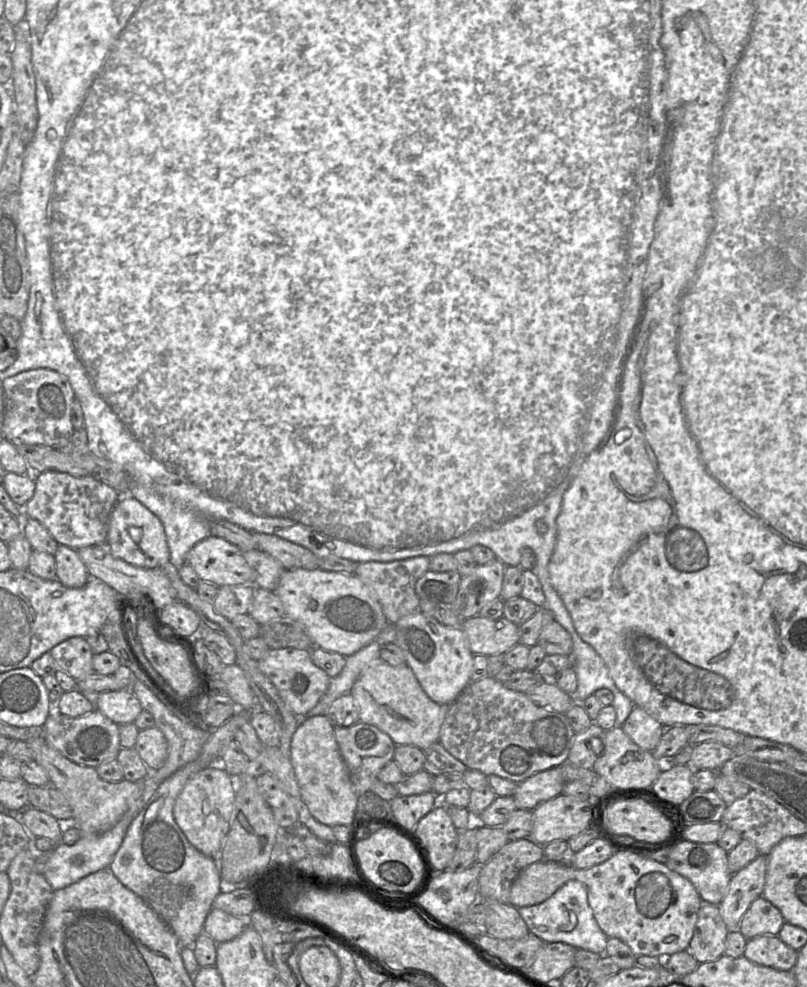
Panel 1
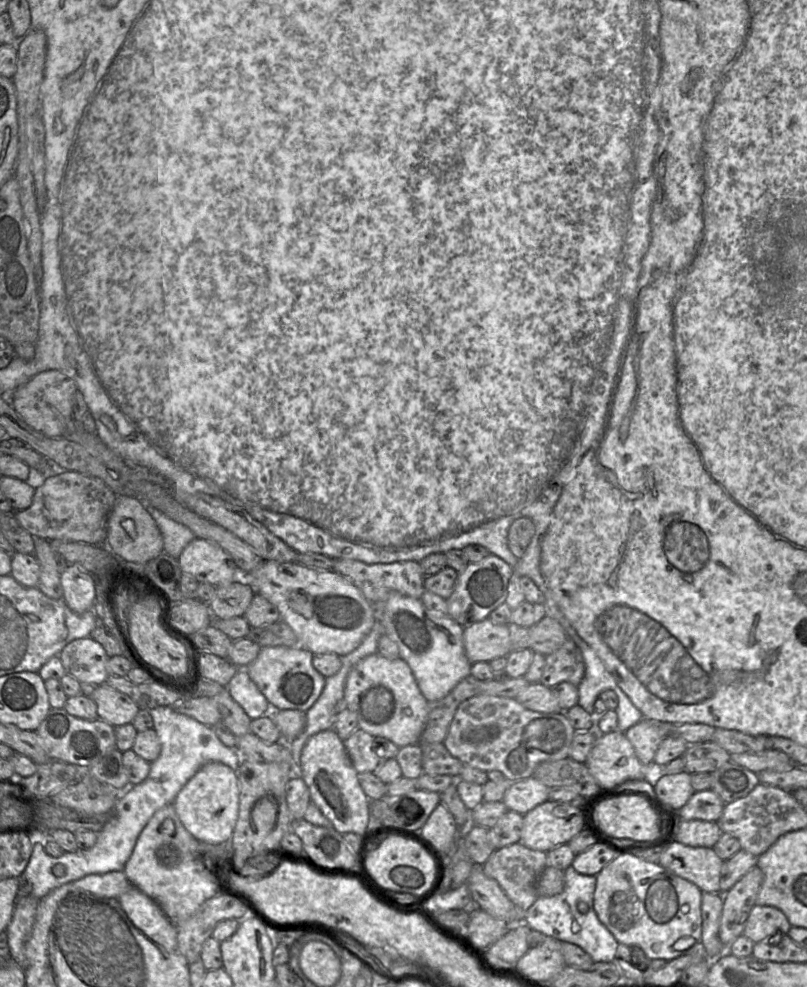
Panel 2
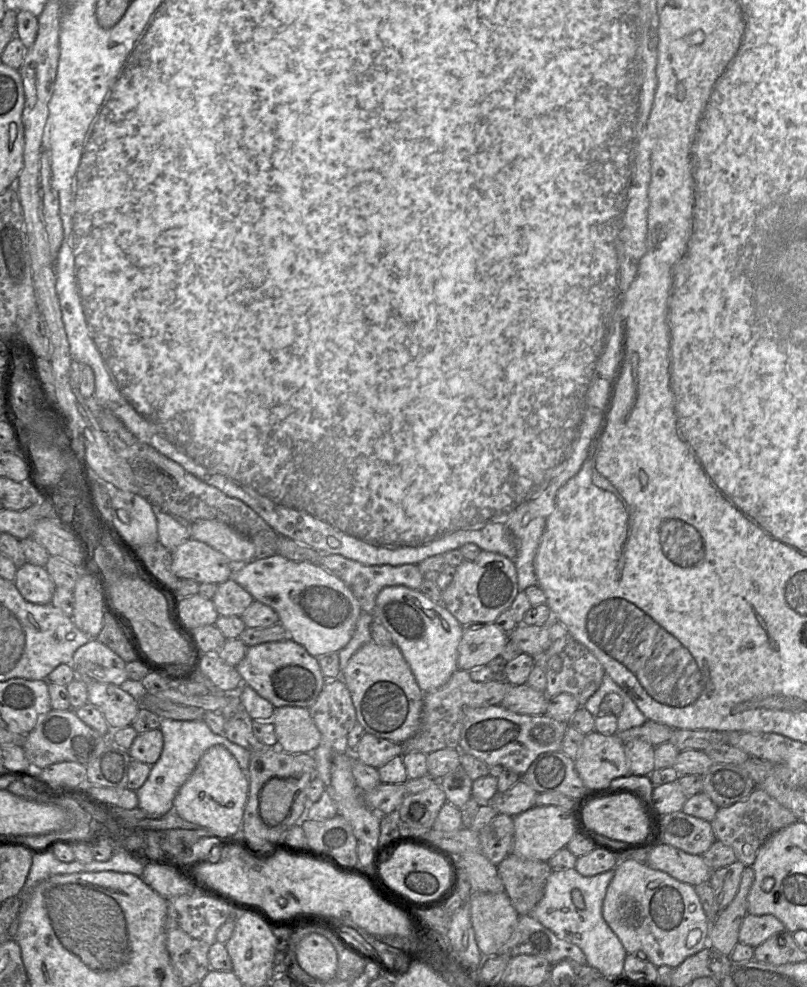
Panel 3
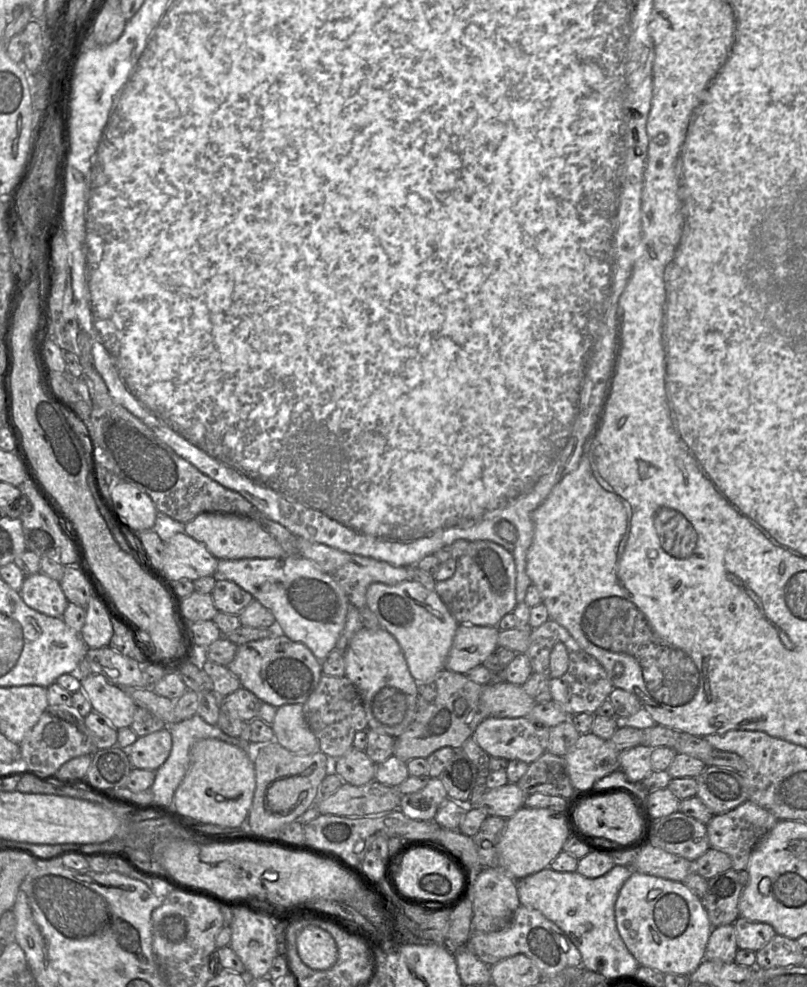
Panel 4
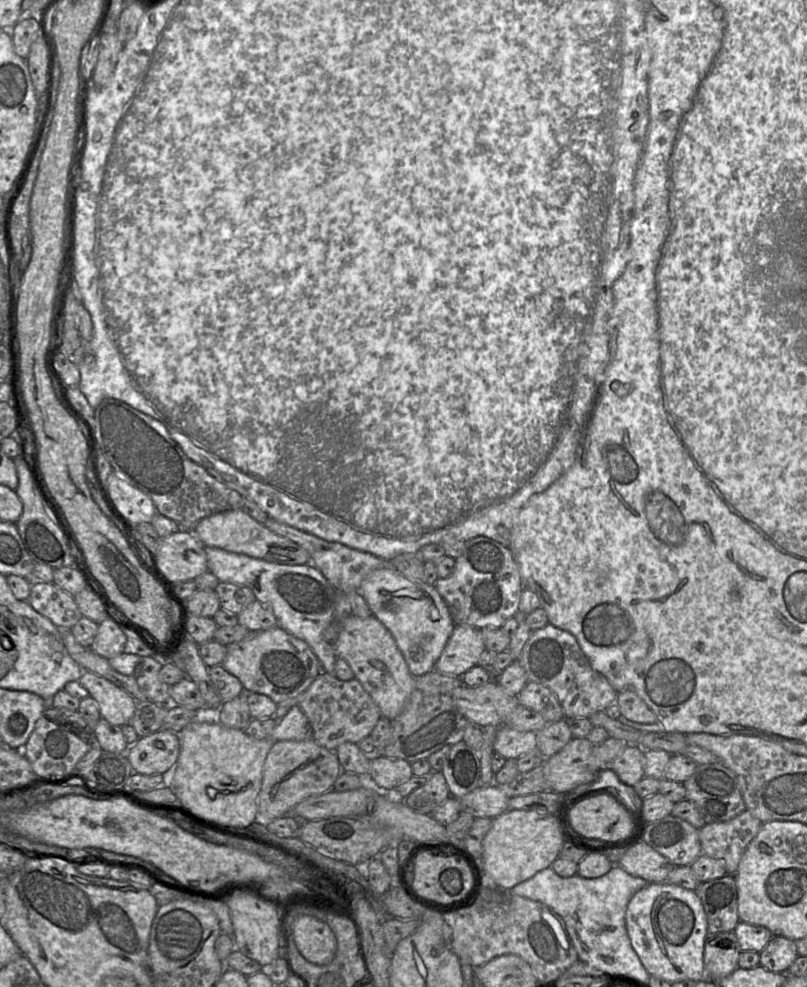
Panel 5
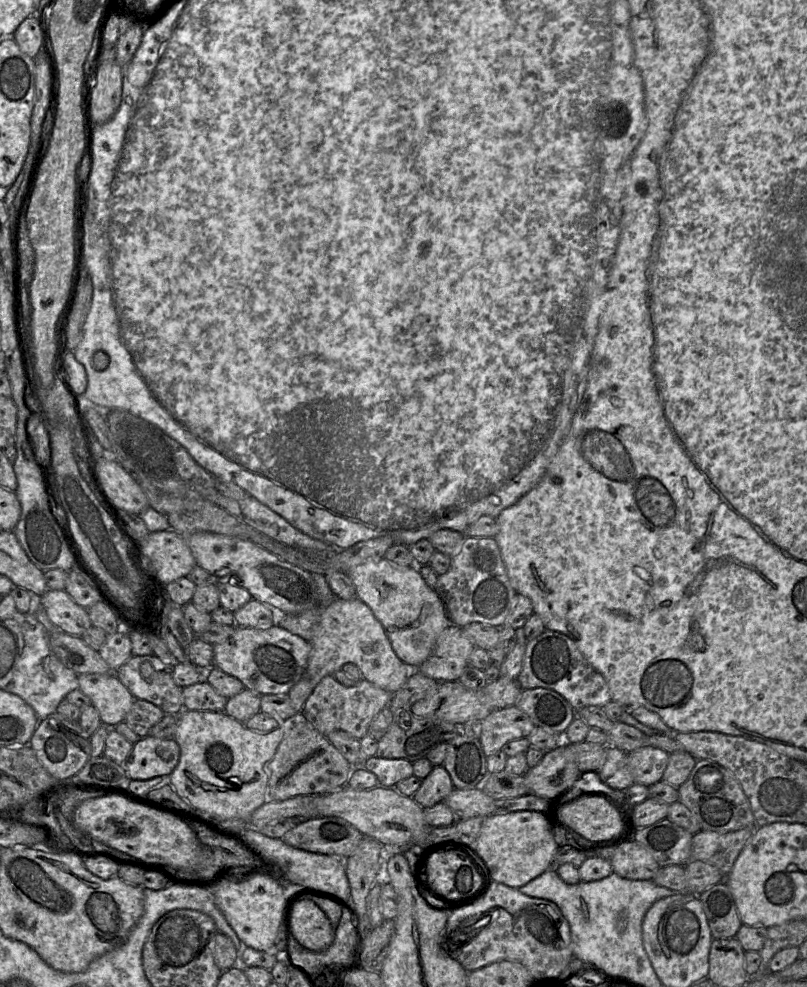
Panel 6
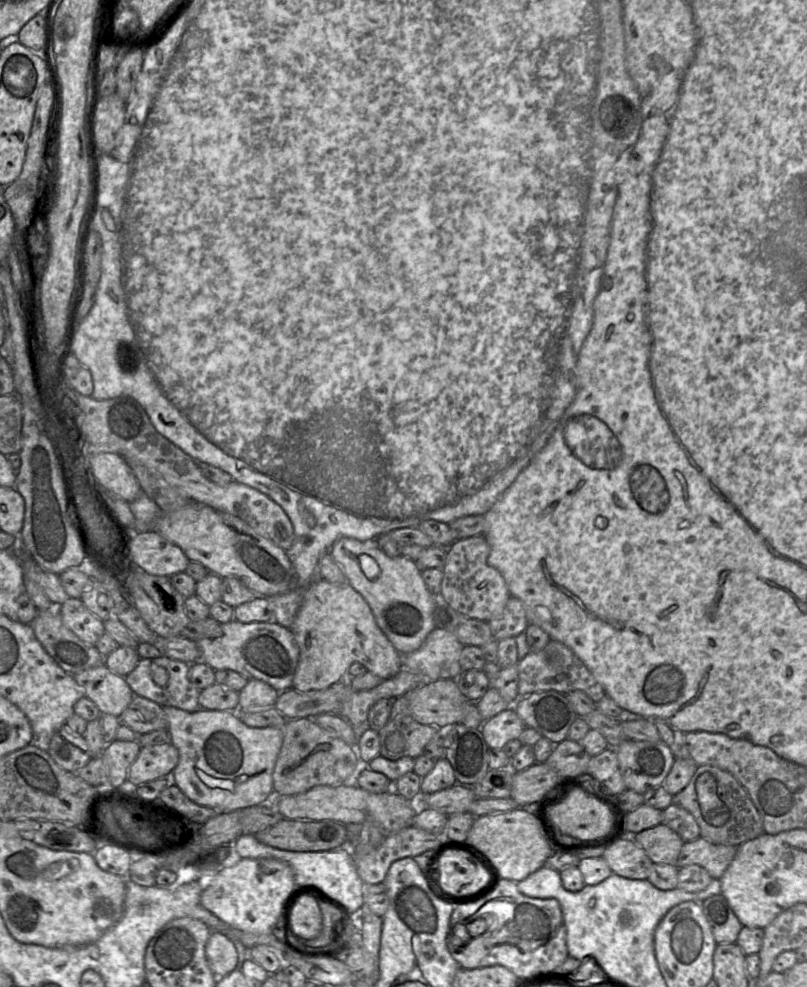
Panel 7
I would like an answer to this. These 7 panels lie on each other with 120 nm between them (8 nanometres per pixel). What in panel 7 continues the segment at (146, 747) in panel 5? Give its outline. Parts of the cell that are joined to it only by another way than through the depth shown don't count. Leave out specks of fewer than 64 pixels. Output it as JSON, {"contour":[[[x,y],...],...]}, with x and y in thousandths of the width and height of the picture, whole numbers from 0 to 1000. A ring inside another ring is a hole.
{"contour":[[[212,753],[175,757],[157,782],[157,791],[167,796],[200,788],[216,780],[222,762]]]}

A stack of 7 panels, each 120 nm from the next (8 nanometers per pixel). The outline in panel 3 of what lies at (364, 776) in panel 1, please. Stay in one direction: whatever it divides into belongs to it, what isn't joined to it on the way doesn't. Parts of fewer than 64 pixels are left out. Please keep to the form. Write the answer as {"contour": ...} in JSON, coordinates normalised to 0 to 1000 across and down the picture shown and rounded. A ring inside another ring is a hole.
{"contour":[[[452,743],[435,763],[449,773],[468,779],[487,767],[498,765],[498,755]]]}

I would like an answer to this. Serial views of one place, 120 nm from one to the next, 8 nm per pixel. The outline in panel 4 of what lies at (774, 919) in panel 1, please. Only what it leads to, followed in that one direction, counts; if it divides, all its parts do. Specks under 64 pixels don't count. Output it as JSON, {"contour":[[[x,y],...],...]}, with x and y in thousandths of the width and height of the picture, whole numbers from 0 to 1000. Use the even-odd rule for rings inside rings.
{"contour":[[[919,928],[912,931],[910,939],[914,960],[934,963],[936,965],[962,947],[954,936],[929,933]]]}

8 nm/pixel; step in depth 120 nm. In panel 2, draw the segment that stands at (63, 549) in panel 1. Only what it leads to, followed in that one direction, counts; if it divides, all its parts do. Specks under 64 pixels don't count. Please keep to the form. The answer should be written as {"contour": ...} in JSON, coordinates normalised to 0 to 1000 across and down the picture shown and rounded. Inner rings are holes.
{"contour":[[[86,571],[76,581],[78,607],[92,620],[100,622],[115,617],[119,605],[119,587],[93,571]]]}

